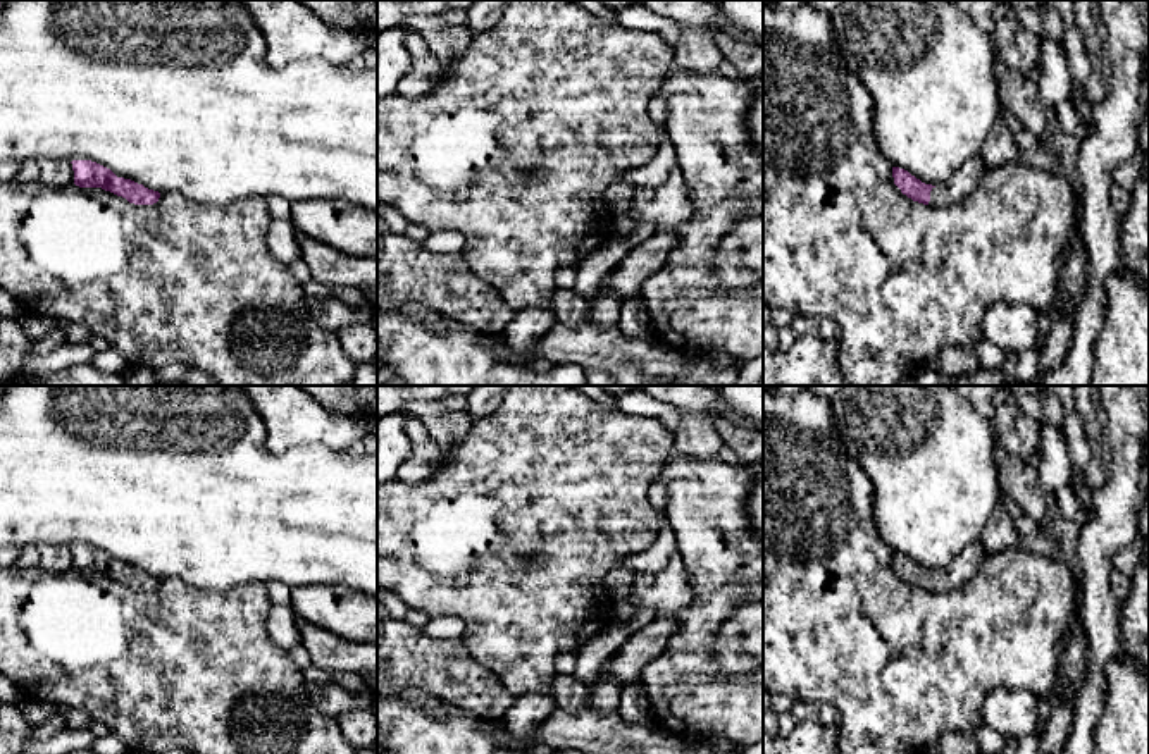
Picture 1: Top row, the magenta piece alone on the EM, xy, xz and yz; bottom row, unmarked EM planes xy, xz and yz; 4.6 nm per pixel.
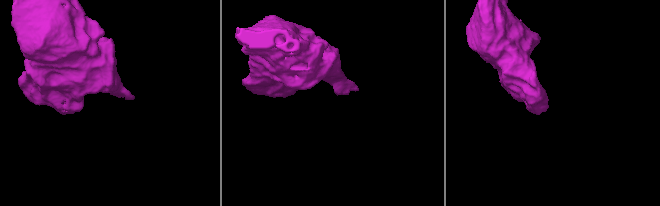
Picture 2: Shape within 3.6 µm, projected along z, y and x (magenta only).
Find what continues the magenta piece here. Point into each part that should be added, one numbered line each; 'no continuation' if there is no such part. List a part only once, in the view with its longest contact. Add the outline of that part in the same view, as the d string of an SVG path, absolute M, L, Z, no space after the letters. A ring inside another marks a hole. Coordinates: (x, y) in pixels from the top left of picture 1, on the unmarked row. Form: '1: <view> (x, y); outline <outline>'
1: yz (965, 567); outline M980 541L968 544L958 558L944 572L935 572L930 577L930 592L947 592L965 585L973 578L987 558L987 553Z

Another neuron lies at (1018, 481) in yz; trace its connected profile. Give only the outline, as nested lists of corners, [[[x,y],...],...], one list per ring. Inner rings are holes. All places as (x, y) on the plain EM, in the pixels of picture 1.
[[[996,448],[996,463],[999,468],[1001,494],[1016,501],[1023,515],[1034,518],[1039,527],[1047,528],[1056,506],[1053,496],[1040,487],[1037,468],[1008,456],[999,448]]]

